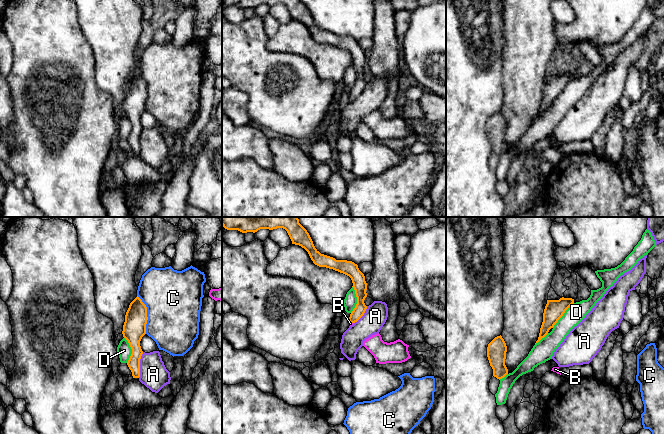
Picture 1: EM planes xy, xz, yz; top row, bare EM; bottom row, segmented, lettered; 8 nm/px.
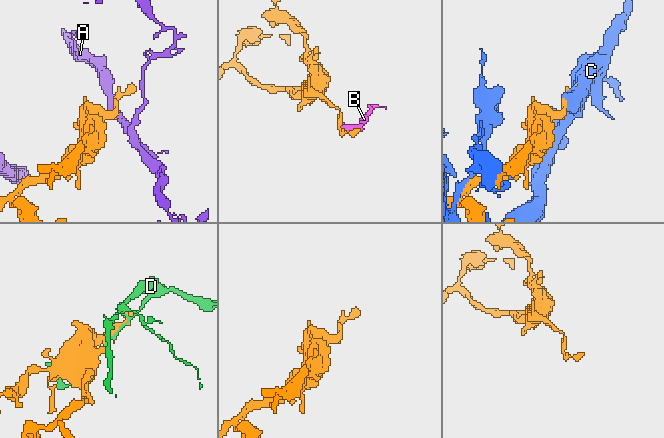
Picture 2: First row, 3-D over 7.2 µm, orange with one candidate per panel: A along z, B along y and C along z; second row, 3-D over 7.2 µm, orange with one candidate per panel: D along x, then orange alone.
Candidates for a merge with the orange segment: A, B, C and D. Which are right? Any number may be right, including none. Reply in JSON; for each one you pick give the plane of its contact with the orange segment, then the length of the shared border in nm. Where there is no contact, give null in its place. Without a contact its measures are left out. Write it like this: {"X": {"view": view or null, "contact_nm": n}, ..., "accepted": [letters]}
{"B": {"view": "xz", "contact_nm": 30}, "accepted": ["B"]}

